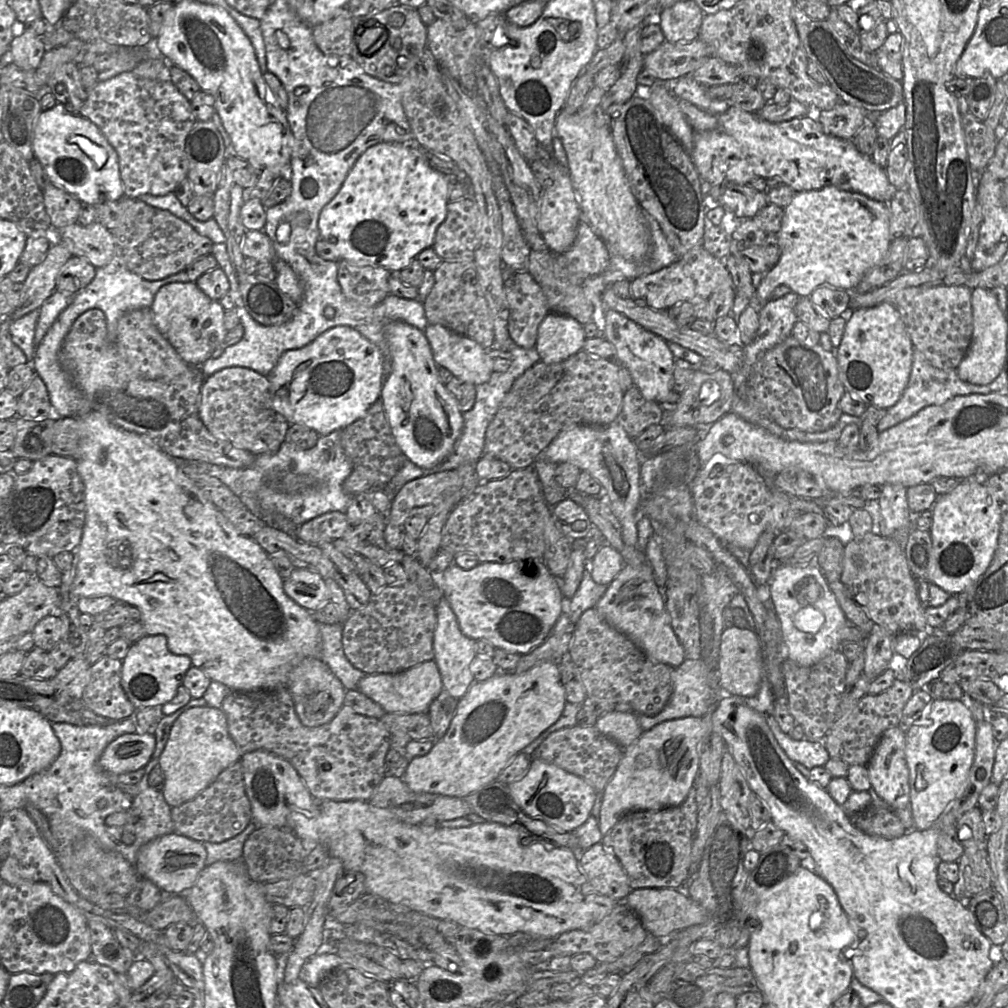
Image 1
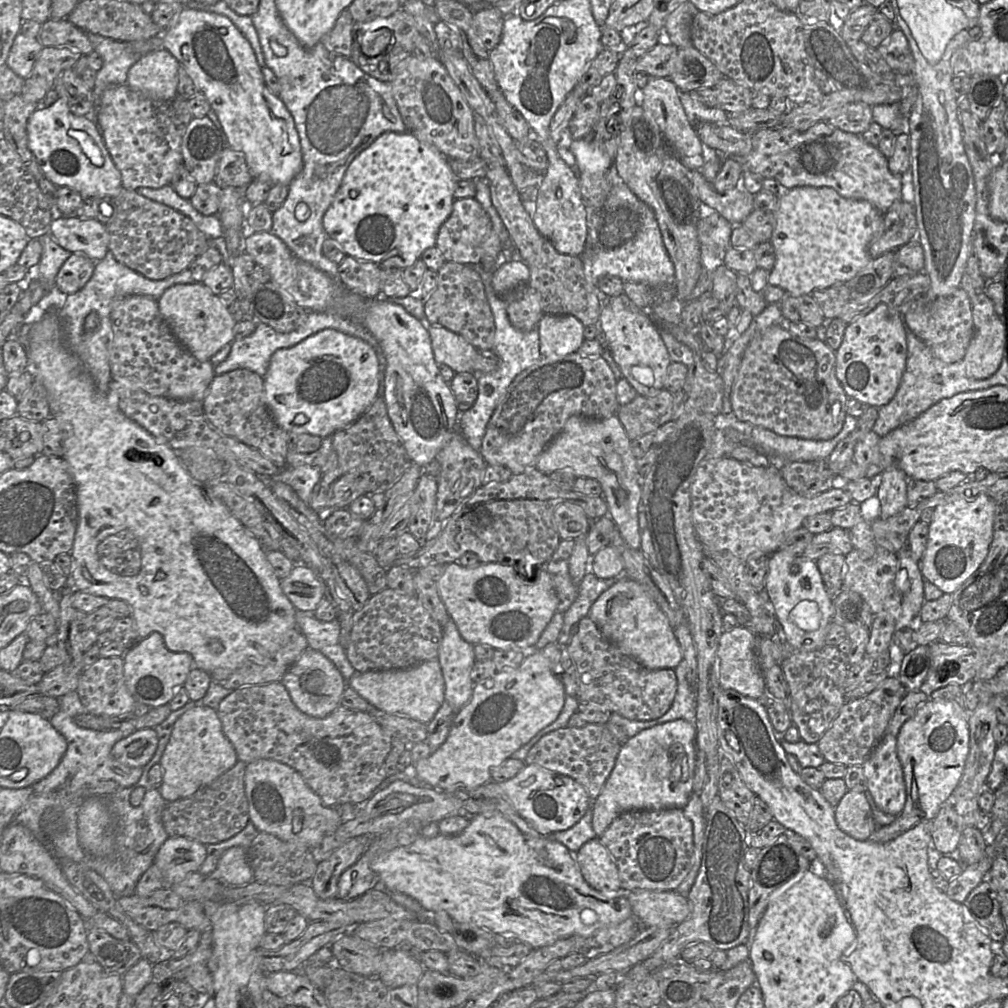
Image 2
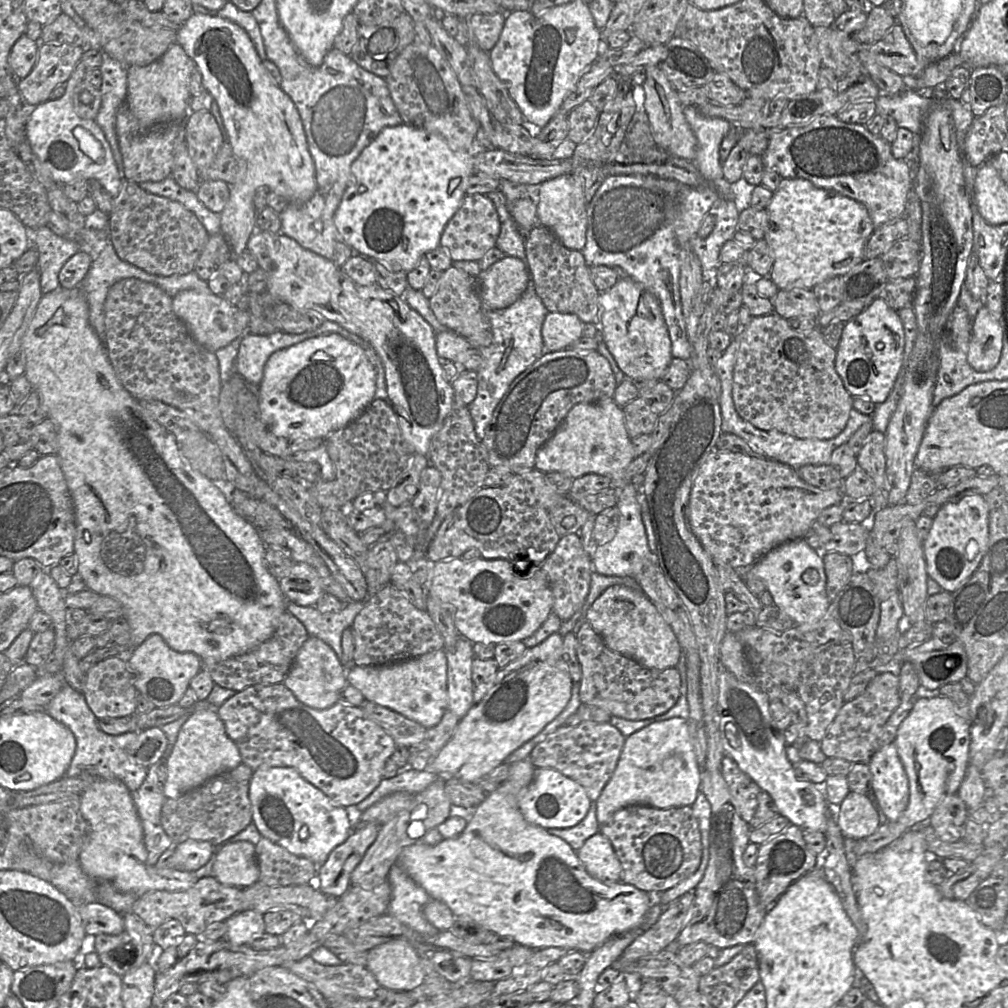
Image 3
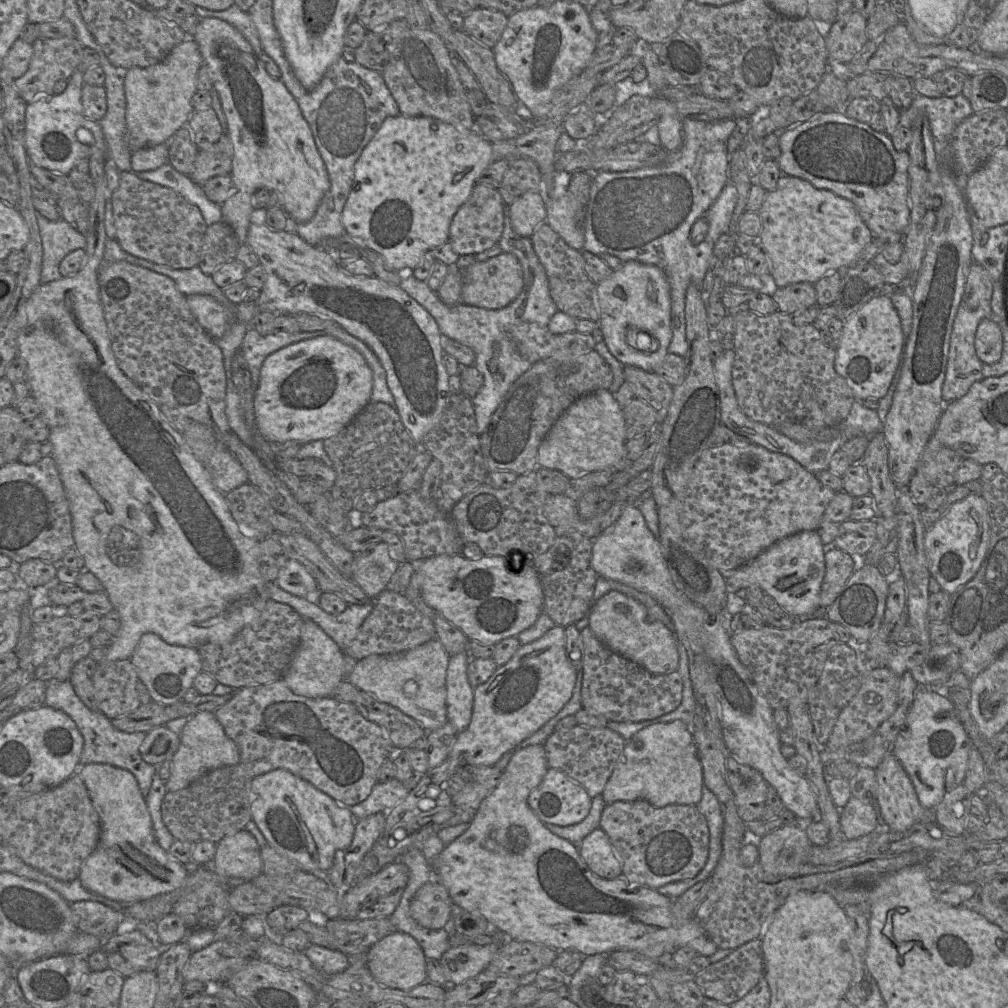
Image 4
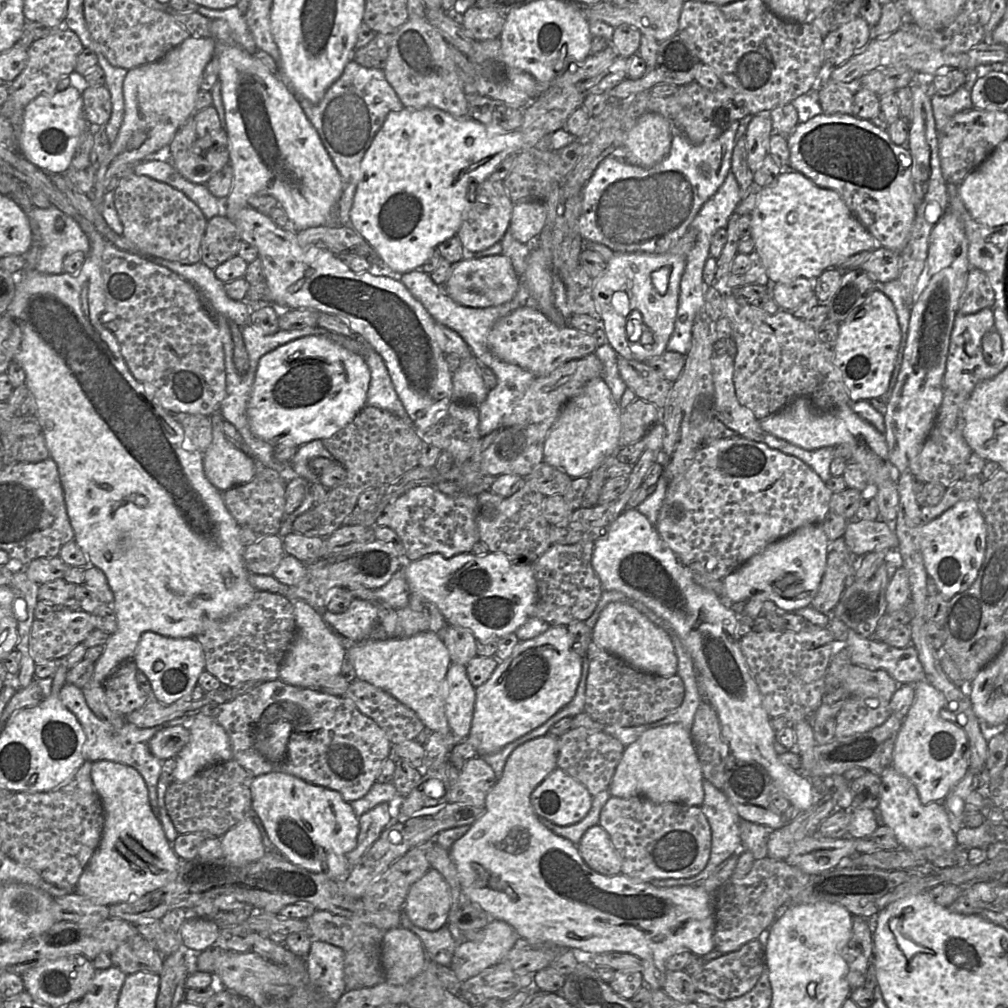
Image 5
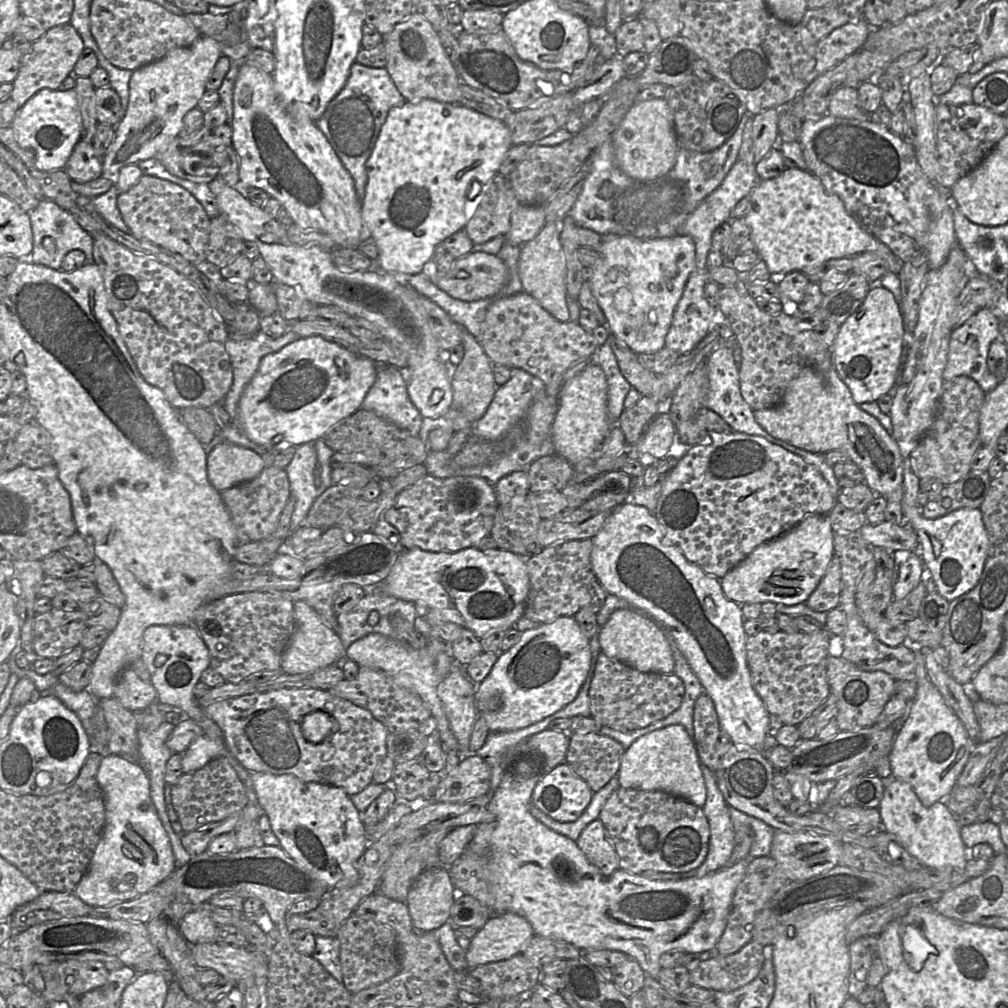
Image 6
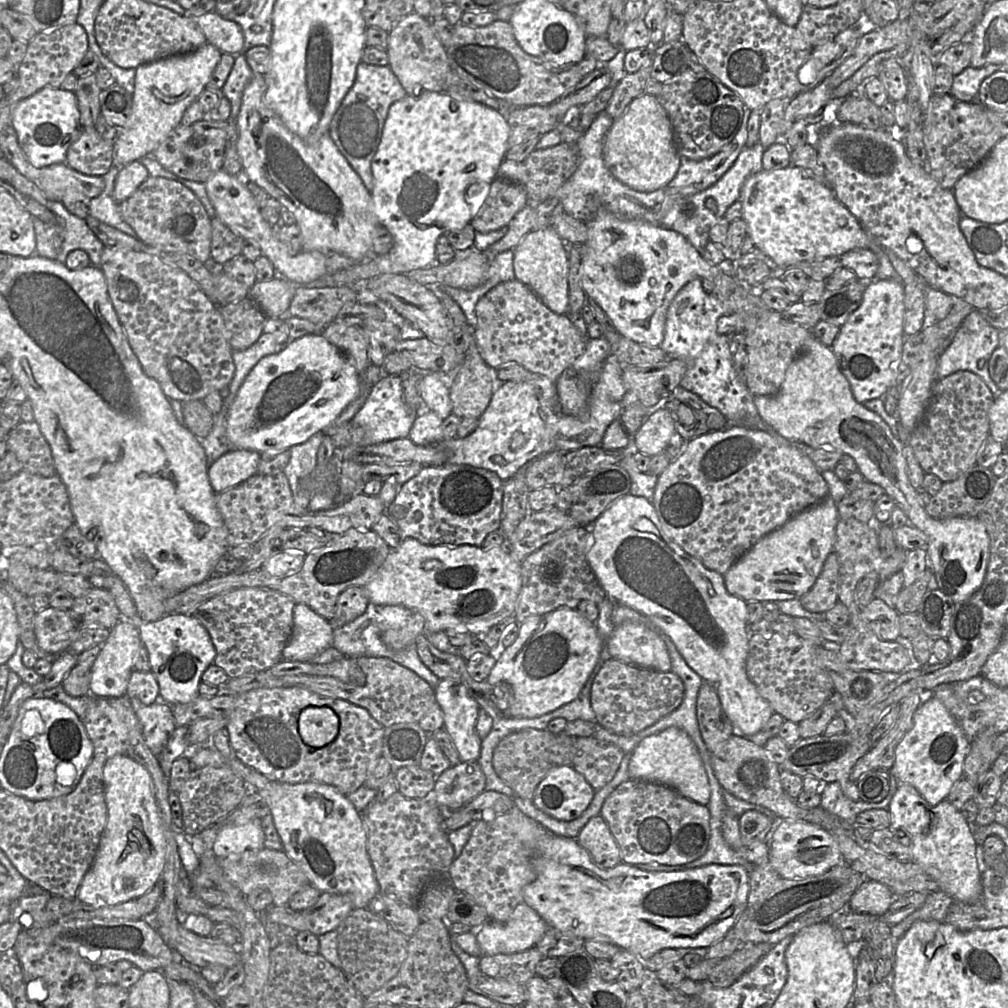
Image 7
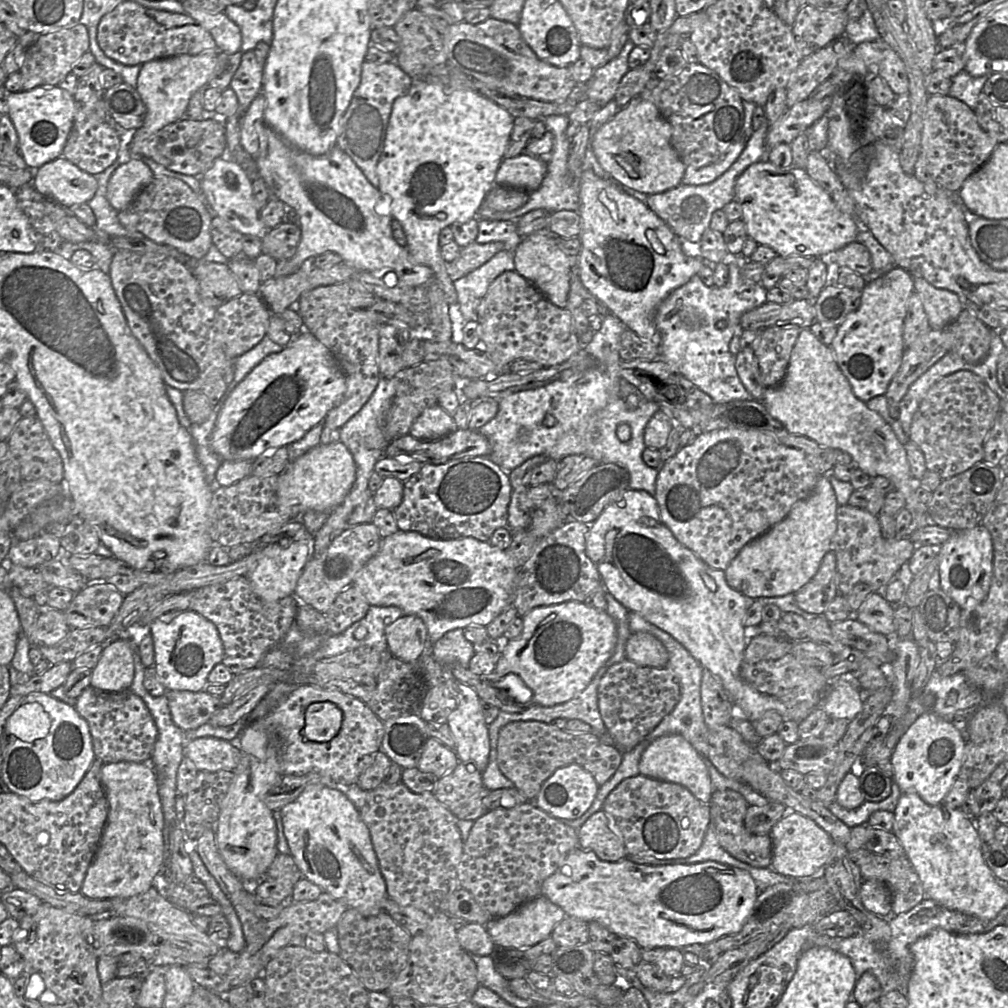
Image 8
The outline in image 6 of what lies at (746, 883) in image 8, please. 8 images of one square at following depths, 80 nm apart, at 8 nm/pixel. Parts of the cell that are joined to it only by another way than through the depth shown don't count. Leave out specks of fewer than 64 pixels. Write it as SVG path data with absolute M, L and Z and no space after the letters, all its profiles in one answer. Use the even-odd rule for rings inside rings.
M510 770L506 771L498 788L494 791L491 791L489 812L493 814L493 819L490 822L483 822L476 826L473 838L467 846L469 851L480 856L486 864L486 869L488 870L488 881L491 884L491 891L495 898L495 904L493 906L494 914L501 914L506 912L518 914L524 917L530 923L534 935L563 940L573 944L582 951L614 950L625 953L629 956L629 958L632 958L638 962L647 976L650 976L654 979L658 978L658 974L662 969L660 965L660 957L662 954L668 951L682 950L686 953L693 954L699 954L705 951L713 951L725 930L735 891L745 877L750 859L742 859L732 866L725 866L724 868L707 874L702 878L688 878L678 881L650 880L642 875L632 874L620 868L615 870L610 875L604 875L596 866L592 865L588 861L587 857L580 850L575 841L552 831L532 816L530 812L532 793L542 776L543 774L529 778L522 778L520 776L514 775Z

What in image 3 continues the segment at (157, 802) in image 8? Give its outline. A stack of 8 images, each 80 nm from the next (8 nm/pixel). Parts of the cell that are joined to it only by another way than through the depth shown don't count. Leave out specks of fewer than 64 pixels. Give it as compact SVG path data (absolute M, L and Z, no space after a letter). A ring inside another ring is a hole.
M98 779L81 796L81 813L88 824L88 831L81 848L79 863L83 872L96 881L107 881L116 889L126 893L142 895L165 890L182 892L191 888L198 880L193 872L177 868L160 868L147 862L148 853L144 845L143 828L134 804L131 791L120 780Z

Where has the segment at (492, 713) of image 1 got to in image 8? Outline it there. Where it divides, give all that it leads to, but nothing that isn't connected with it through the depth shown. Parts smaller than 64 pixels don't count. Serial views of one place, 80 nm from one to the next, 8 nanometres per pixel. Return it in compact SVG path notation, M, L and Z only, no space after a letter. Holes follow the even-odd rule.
M568 601L536 607L521 618L522 631L517 638L507 642L496 663L494 673L501 678L511 673L519 676L532 692L533 705L550 707L576 697L610 659L617 644L617 629L613 618L606 611L588 607L583 602Z

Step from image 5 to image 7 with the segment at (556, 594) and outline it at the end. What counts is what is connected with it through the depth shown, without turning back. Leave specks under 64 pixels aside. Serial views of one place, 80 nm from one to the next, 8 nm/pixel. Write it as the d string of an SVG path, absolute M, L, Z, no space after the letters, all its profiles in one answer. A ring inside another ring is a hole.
M578 526L521 561L522 583L514 612L517 623L521 624L530 616L543 615L561 607L576 609L583 600L591 600L599 605L608 598L587 561L590 544L590 527Z

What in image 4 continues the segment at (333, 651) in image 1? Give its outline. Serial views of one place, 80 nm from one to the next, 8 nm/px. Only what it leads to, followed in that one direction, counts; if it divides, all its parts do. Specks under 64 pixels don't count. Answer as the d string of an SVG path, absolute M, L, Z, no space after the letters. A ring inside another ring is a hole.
M275 582L266 585L268 599L292 607L303 619L310 619L319 625L343 651L356 638L364 620L373 609L372 603L350 604L338 615L325 612L319 605L294 596L281 589Z

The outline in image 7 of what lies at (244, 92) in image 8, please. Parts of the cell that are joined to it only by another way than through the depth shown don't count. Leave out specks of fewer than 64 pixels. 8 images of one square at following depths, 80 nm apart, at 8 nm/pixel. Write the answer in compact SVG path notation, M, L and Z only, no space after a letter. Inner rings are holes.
M244 53L235 55L233 68L221 89L221 93L231 103L230 119L237 119L245 87L250 82L254 72L248 65Z

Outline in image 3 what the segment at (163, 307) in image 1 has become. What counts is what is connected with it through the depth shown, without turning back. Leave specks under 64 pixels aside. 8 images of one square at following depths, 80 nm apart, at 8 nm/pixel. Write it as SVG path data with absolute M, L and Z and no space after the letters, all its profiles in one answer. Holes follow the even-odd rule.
M197 290L178 292L172 298L172 308L175 315L187 326L195 341L211 352L216 352L242 337L246 333L250 321L248 311L238 309L222 295Z

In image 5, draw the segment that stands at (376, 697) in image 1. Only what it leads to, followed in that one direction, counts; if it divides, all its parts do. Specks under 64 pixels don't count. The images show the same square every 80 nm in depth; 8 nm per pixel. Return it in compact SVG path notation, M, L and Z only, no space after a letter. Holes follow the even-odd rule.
M430 631L407 639L365 639L346 650L356 678L381 688L412 709L432 732L451 733L446 712L446 674L452 663L441 638Z

